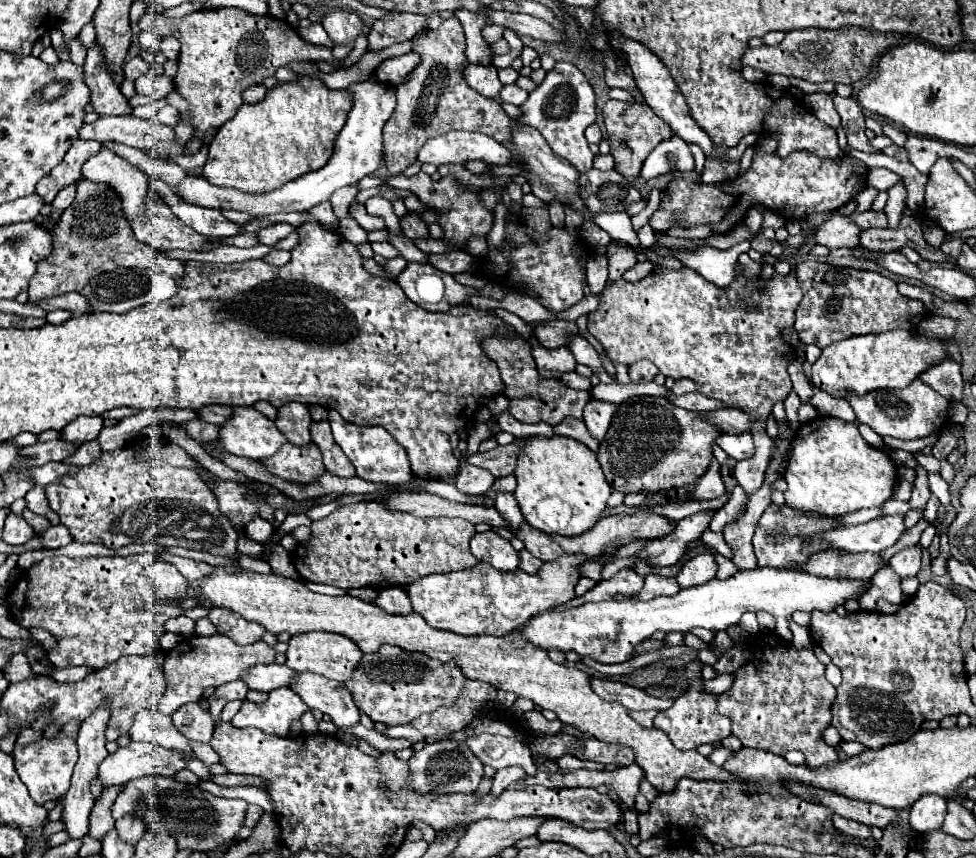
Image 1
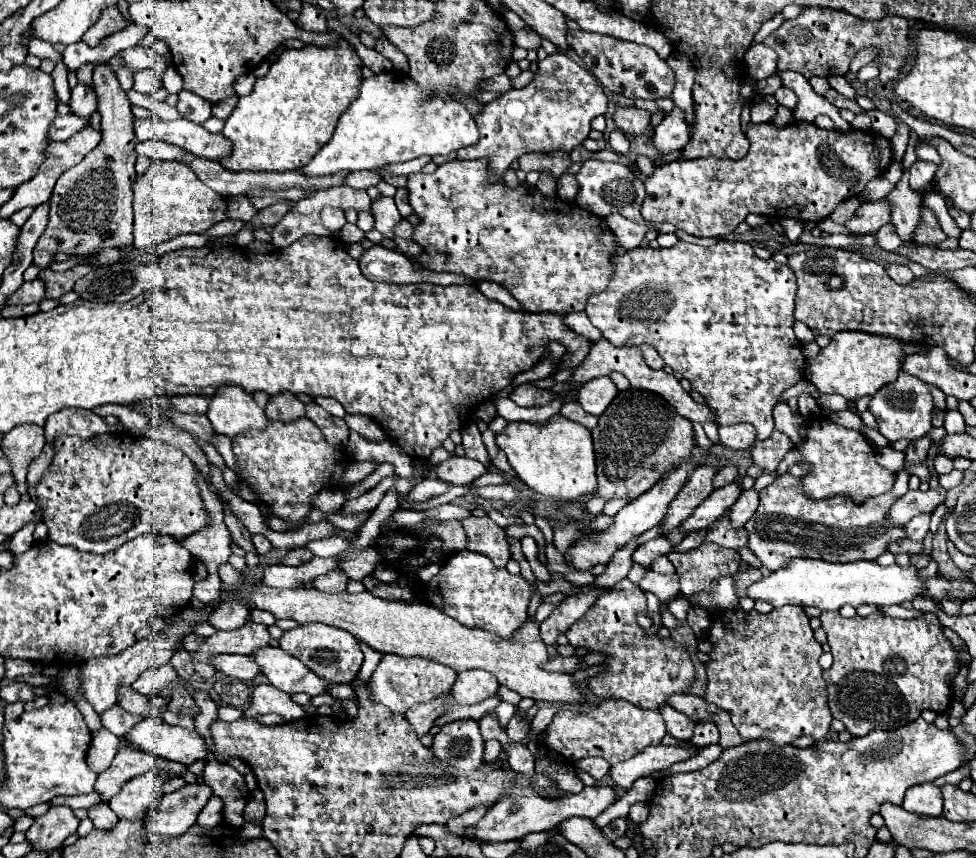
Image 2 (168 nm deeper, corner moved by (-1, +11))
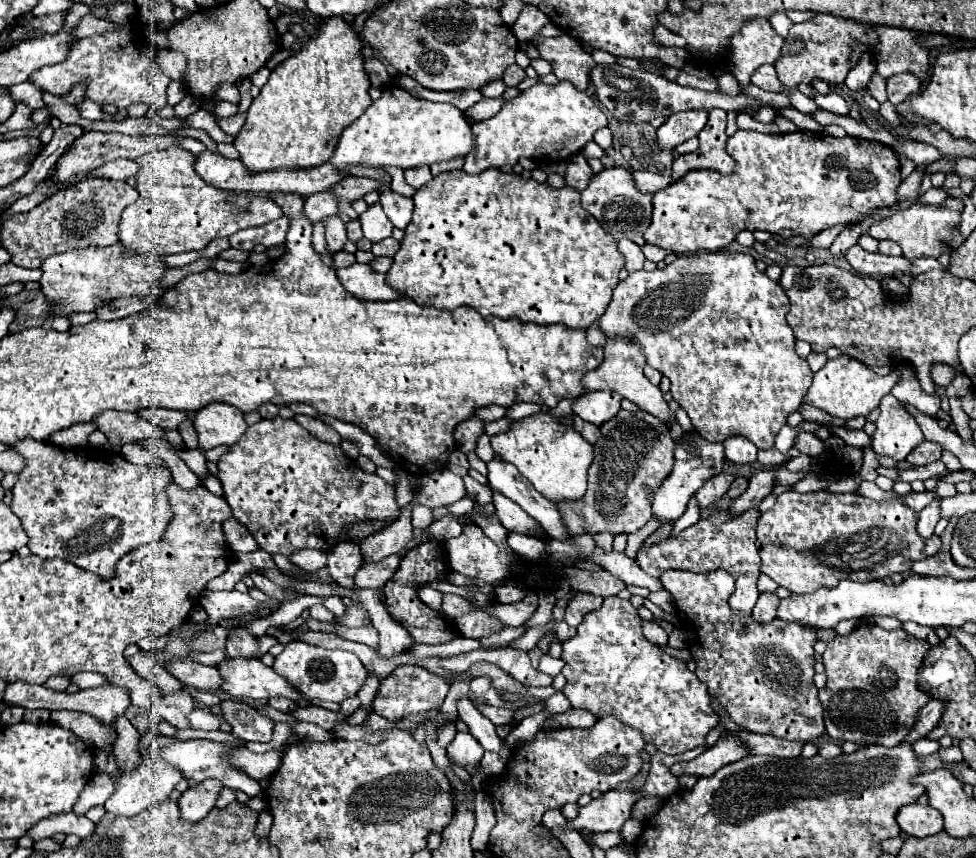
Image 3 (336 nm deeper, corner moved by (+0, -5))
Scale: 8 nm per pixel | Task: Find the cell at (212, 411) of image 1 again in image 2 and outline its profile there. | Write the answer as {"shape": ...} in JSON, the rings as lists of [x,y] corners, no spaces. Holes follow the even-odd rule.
{"shape":[[[177,396],[171,398],[171,404],[177,412],[183,414],[207,414],[211,398],[209,396]]]}

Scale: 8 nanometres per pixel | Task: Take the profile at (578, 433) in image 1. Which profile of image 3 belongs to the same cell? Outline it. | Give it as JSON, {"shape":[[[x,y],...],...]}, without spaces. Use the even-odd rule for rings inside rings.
{"shape":[[[572,416],[572,420],[574,420],[576,432],[580,432],[590,444],[594,444],[594,442],[598,440],[598,436],[600,436],[600,428],[598,428],[598,426],[594,426],[594,424],[590,424],[590,422],[584,422],[584,420],[578,418],[578,416]]]}

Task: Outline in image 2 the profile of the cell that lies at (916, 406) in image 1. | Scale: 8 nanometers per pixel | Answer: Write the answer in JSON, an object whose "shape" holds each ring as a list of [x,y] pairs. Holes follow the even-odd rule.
{"shape":[[[901,372],[899,378],[887,386],[883,386],[869,402],[869,412],[877,418],[879,432],[889,440],[895,442],[899,438],[919,440],[931,430],[931,414],[933,414],[933,396],[927,382]]]}

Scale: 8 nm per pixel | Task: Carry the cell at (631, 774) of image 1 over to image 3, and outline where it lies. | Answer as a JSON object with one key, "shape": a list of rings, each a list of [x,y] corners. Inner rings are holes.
{"shape":[[[724,734],[718,738],[714,746],[710,746],[704,754],[690,762],[680,762],[670,768],[674,776],[682,774],[694,774],[694,776],[712,776],[716,770],[720,770],[726,764],[738,762],[744,756],[748,756],[748,746],[738,738],[738,734]]]}

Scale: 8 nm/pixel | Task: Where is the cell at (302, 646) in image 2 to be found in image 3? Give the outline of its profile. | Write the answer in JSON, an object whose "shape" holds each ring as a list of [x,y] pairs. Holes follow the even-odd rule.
{"shape":[[[290,642],[286,644],[284,652],[276,656],[276,662],[272,666],[282,678],[286,678],[292,686],[296,686],[306,698],[320,698],[330,702],[342,702],[336,698],[350,698],[356,696],[362,684],[368,678],[368,670],[358,660],[356,654],[344,652],[344,650],[328,650],[304,642]]]}

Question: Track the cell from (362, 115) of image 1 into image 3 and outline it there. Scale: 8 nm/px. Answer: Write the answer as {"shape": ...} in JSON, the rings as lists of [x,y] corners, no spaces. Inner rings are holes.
{"shape":[[[390,86],[382,90],[382,98],[378,98],[342,132],[330,164],[342,172],[348,172],[348,164],[362,164],[370,168],[388,164],[406,170],[420,164],[434,164],[466,156],[472,146],[474,138],[470,124],[456,106],[426,102],[398,86]]]}

